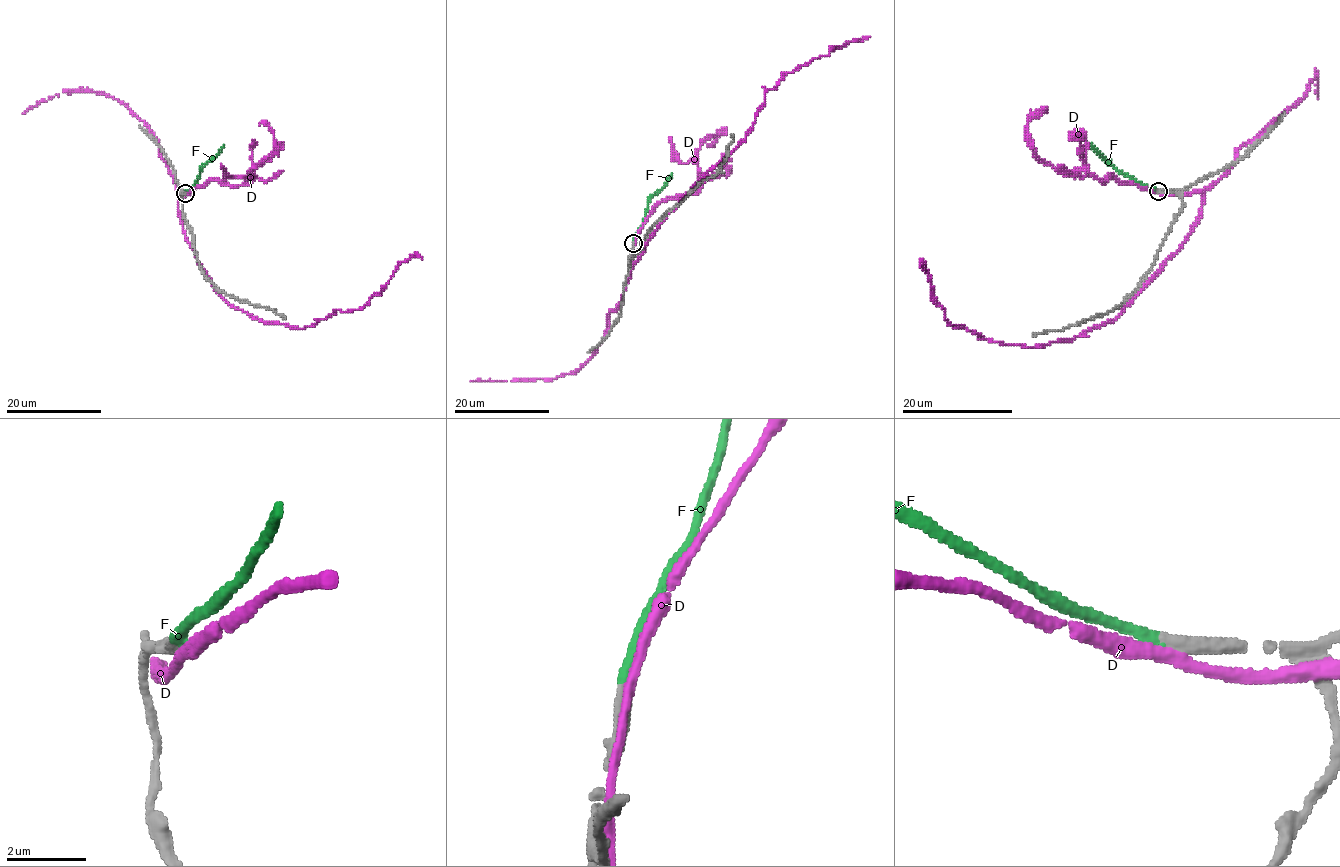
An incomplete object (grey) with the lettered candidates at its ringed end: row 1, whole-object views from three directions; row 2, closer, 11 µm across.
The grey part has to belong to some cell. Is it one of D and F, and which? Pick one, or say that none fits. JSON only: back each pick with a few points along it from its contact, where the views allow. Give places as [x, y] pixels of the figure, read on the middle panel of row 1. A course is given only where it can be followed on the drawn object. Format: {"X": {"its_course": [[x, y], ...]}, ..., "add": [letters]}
{"F": {"its_course": [[633, 243], [647, 203], [672, 172]]}, "add": ["F"]}

